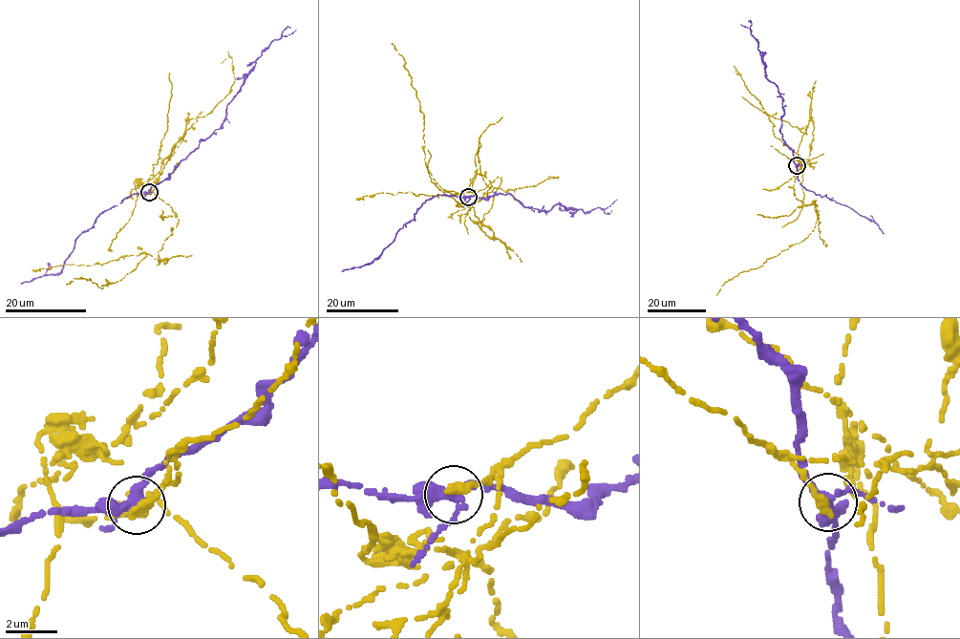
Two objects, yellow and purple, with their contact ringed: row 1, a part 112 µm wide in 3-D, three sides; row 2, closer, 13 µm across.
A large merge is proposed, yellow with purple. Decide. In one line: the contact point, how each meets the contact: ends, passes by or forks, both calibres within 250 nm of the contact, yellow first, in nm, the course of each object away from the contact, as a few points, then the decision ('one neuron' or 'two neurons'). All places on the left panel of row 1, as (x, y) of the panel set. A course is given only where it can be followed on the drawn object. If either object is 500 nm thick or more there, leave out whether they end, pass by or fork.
(149, 192) | yellow ends | purple forks | 400/320 nm | yellow via (149, 193), (156, 187), (153, 193), (179, 220), (158, 261), (147, 254), (102, 288), (90, 278), (66, 284) | purple via (149, 192), (167, 178), (201, 140), (221, 127), (225, 108), (262, 51), (275, 39), (295, 30) | two neurons

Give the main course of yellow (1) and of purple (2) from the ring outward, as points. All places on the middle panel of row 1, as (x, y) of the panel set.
1: (468, 197), (471, 206), (486, 197), (489, 180), (475, 175), (459, 194), (435, 181), (416, 90), (392, 44)
2: (468, 198), (508, 193), (524, 206), (545, 212), (558, 203), (565, 209), (584, 212), (607, 208), (616, 200)

